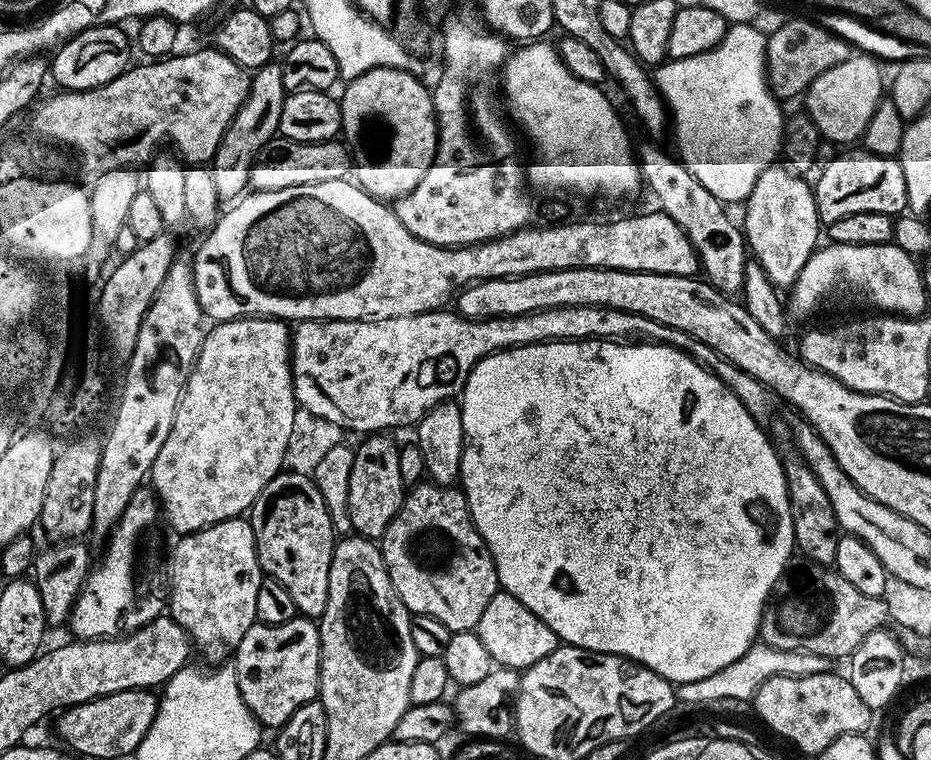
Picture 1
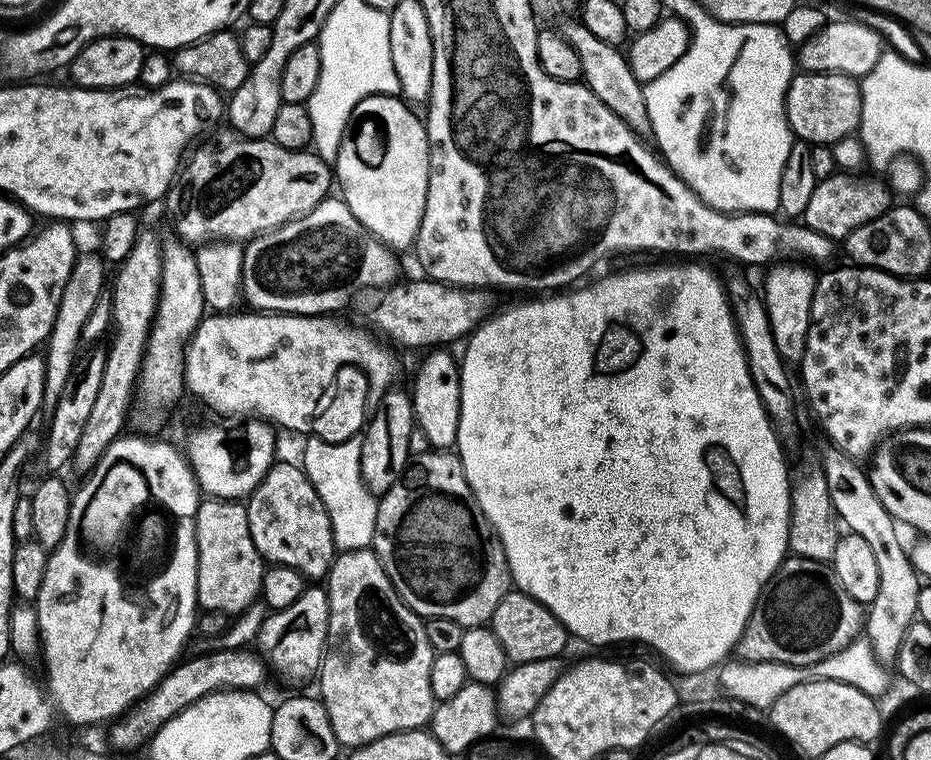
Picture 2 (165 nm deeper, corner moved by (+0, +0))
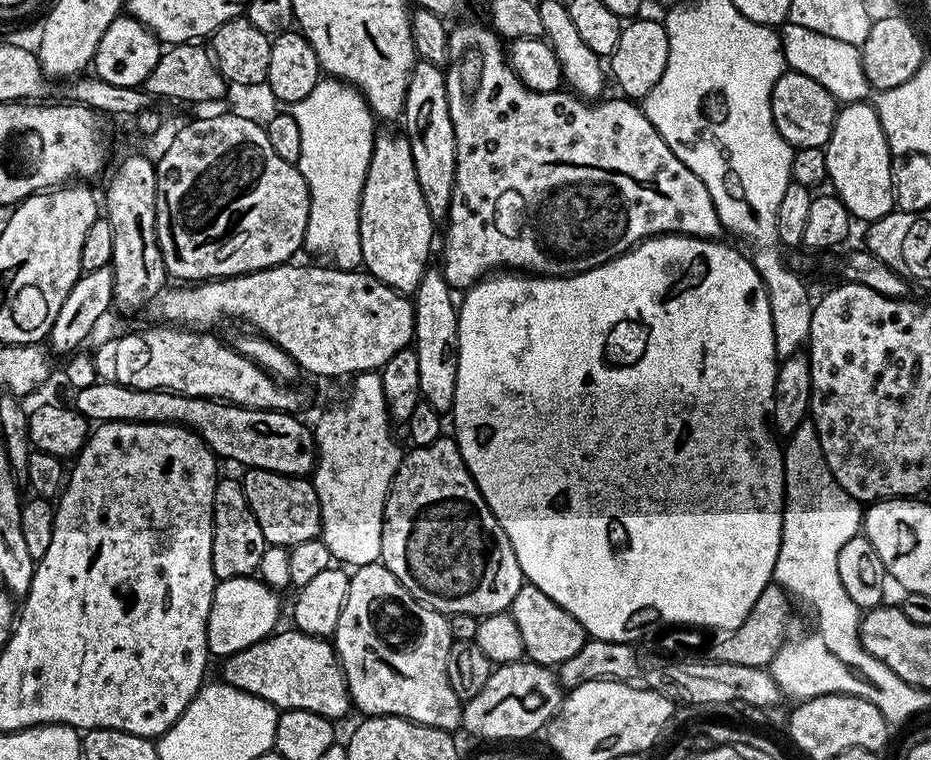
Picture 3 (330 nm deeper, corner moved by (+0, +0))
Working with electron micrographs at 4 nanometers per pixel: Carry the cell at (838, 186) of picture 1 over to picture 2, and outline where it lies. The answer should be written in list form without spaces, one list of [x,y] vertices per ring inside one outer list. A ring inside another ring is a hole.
[[[834,174],[817,183],[810,203],[806,206],[802,222],[810,230],[818,230],[834,242],[843,241],[858,226],[878,218],[894,204],[894,193],[883,179],[875,180],[864,174]]]

